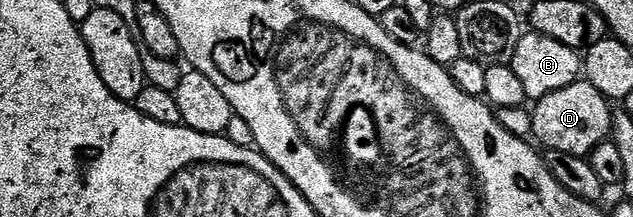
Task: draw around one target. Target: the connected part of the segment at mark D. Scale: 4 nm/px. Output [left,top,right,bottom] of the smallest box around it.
[531,77,613,157]

